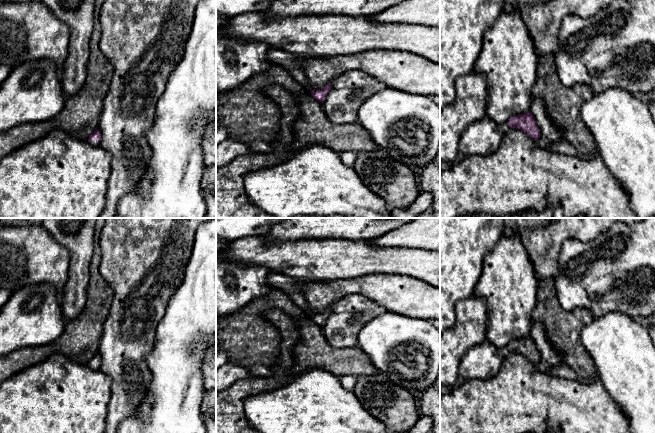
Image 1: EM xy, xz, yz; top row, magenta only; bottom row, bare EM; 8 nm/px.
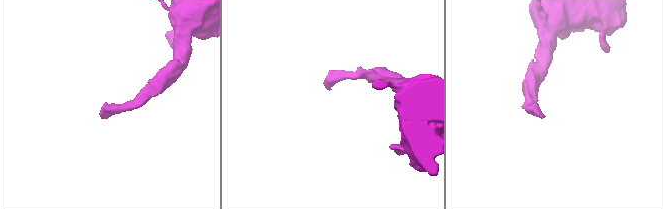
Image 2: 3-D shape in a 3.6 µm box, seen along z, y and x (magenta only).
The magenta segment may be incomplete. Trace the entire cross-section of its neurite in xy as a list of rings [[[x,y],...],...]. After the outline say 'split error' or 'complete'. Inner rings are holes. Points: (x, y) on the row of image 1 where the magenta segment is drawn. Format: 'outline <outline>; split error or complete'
outline [[[99,129],[95,130],[90,137],[88,138],[88,141],[93,145],[93,146],[100,146],[100,141],[101,141],[101,133]]]; split error

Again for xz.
outline [[[329,82],[324,88],[312,90],[310,93],[319,103],[322,104],[325,100],[326,95],[329,93],[330,89],[331,82]]]; complete

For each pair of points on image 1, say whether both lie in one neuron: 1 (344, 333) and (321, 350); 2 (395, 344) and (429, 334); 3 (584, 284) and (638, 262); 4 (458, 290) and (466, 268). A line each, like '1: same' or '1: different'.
1: different
2: same
3: same
4: same

